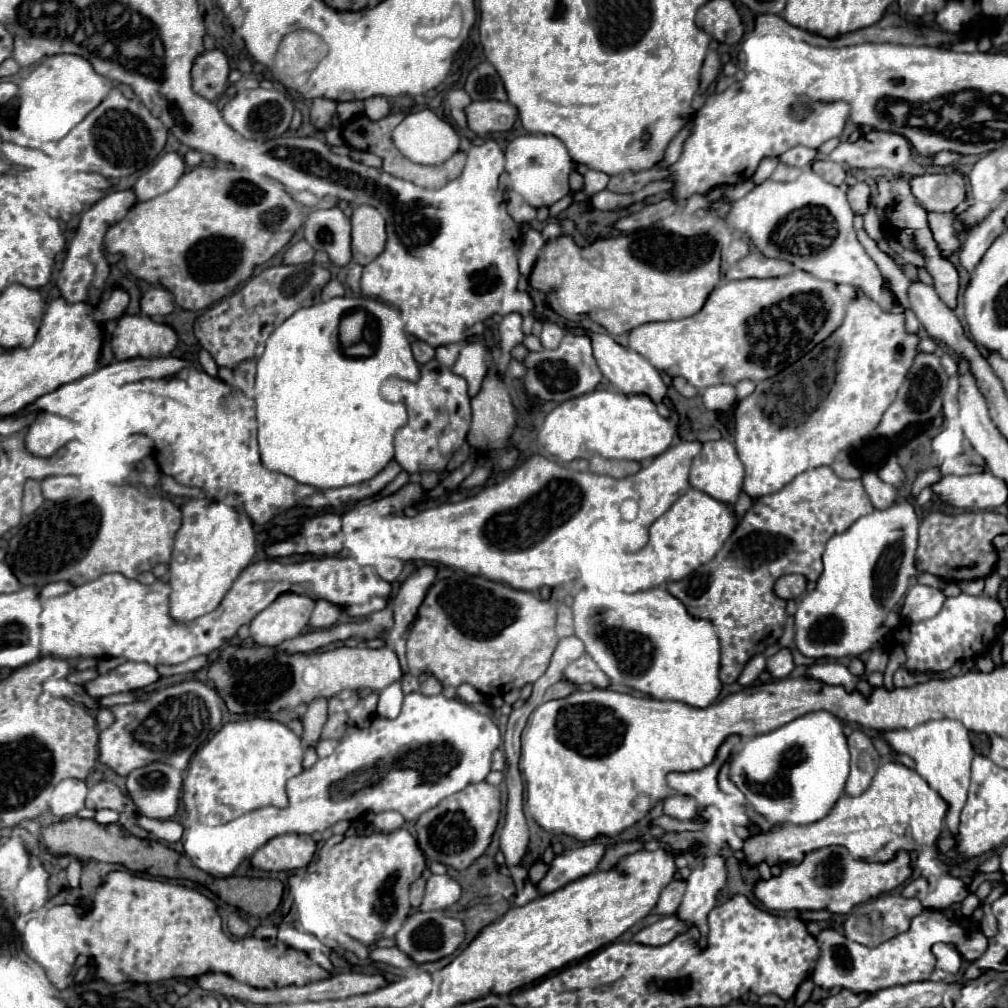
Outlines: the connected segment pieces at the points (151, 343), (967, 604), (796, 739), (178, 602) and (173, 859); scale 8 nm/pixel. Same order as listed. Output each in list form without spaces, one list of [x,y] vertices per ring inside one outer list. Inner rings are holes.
[[[123,315],[111,329],[111,351],[117,361],[135,357],[165,357],[179,337],[165,325],[155,323],[147,315]]]
[[[957,595],[949,597],[943,605],[943,609],[925,621],[919,621],[915,625],[903,625],[895,629],[895,641],[905,647],[907,663],[903,665],[909,671],[947,671],[955,665],[955,661],[961,659],[975,659],[983,653],[987,653],[989,645],[995,639],[995,627],[1005,621],[1003,605],[997,599],[991,599],[987,595]]]
[[[829,711],[797,717],[775,731],[739,745],[729,779],[745,793],[753,809],[773,825],[809,825],[823,819],[843,797],[849,777],[849,748],[843,723]]]
[[[191,499],[183,507],[183,525],[177,531],[169,563],[169,617],[175,623],[191,623],[215,611],[239,573],[253,561],[257,543],[253,523],[245,513],[209,499]]]
[[[71,817],[67,821],[55,821],[51,825],[45,825],[41,831],[41,841],[47,851],[53,855],[71,855],[77,859],[95,859],[105,863],[121,863],[131,871],[147,871],[153,877],[169,877],[169,879],[191,879],[197,881],[197,871],[193,861],[187,855],[181,855],[173,849],[167,849],[159,841],[151,839],[139,839],[125,829],[121,829],[117,823],[113,825],[99,825],[95,819],[81,819]]]

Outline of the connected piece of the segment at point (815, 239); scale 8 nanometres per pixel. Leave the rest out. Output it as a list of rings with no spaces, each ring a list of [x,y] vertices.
[[[809,167],[801,171],[801,175],[791,183],[779,183],[773,179],[763,181],[761,185],[755,185],[753,191],[749,191],[743,199],[735,201],[731,205],[731,211],[727,215],[729,225],[747,235],[755,249],[773,259],[783,259],[793,263],[795,269],[807,271],[817,279],[833,281],[833,283],[847,283],[853,287],[861,287],[865,295],[873,301],[877,301],[885,311],[901,311],[901,305],[893,301],[893,293],[883,291],[883,277],[875,265],[875,261],[865,253],[863,245],[859,243],[855,229],[853,229],[853,209],[847,201],[845,191],[841,191],[837,185],[827,183],[823,177],[813,173]]]

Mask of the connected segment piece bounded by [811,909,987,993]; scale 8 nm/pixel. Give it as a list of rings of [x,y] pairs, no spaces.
[[[923,909],[923,913],[919,913],[911,921],[911,927],[905,933],[881,943],[879,947],[865,947],[855,941],[849,941],[835,929],[825,929],[817,935],[821,955],[819,955],[819,961],[811,979],[815,981],[817,987],[827,989],[827,991],[839,985],[851,991],[869,991],[869,993],[875,993],[893,985],[905,985],[911,981],[925,981],[929,979],[935,967],[935,957],[931,953],[933,943],[939,943],[939,941],[955,943],[963,959],[967,961],[979,959],[985,953],[987,937],[981,931],[969,931],[967,935],[965,921],[967,919],[947,919],[945,913],[941,911]]]

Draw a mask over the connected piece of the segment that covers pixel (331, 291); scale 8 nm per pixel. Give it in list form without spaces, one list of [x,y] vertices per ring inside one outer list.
[[[329,281],[325,287],[323,287],[323,301],[329,301],[331,297],[341,297],[345,295],[345,287],[339,283],[339,281]]]

